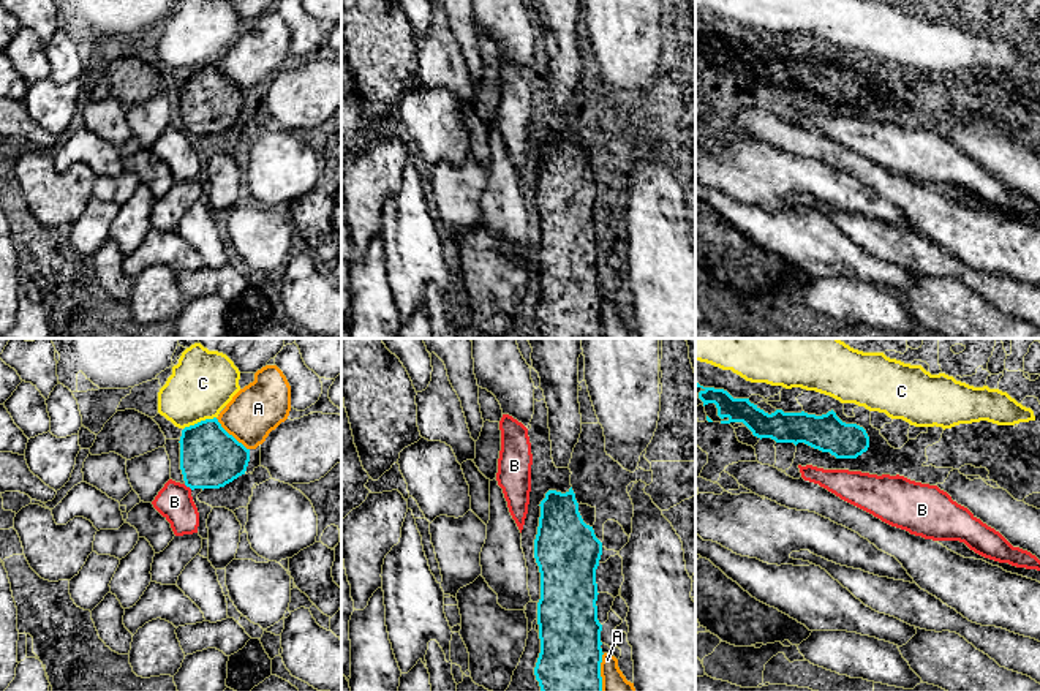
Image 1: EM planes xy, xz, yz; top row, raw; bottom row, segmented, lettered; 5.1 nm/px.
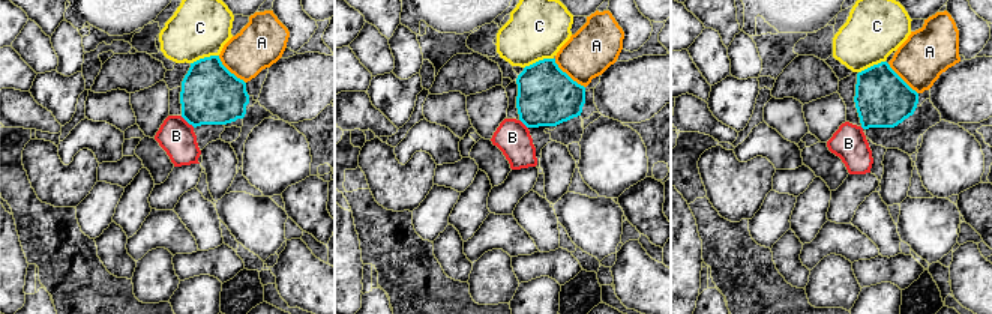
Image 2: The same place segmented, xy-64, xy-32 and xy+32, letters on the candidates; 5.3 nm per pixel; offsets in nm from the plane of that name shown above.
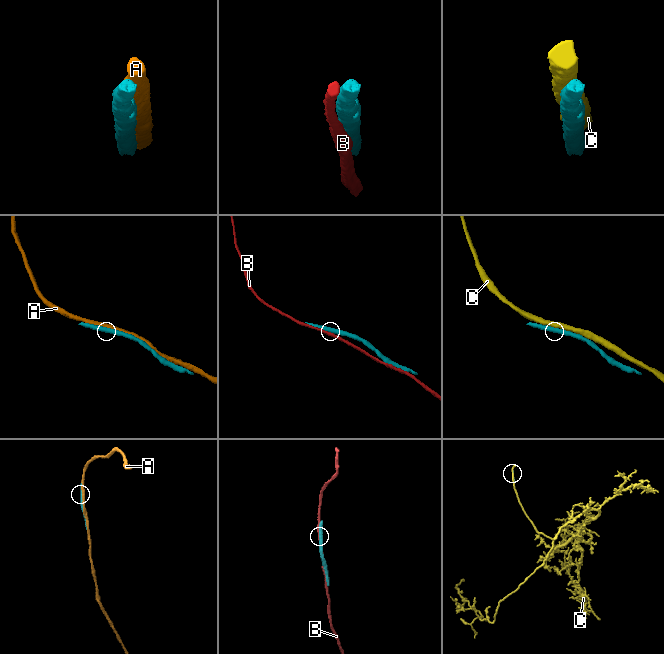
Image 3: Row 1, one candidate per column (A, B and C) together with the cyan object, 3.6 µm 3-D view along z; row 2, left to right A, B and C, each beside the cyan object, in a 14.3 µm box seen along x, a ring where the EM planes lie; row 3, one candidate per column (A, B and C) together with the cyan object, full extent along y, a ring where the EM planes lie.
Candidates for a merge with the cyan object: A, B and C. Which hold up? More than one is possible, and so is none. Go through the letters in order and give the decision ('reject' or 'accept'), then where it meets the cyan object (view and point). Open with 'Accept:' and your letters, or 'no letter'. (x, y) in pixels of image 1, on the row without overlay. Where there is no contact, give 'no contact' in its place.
Accept: no letter
A: reject; contact xy (231, 81)
B: reject; contact xy (188, 132)
C: reject; contact xy (201, 67)

